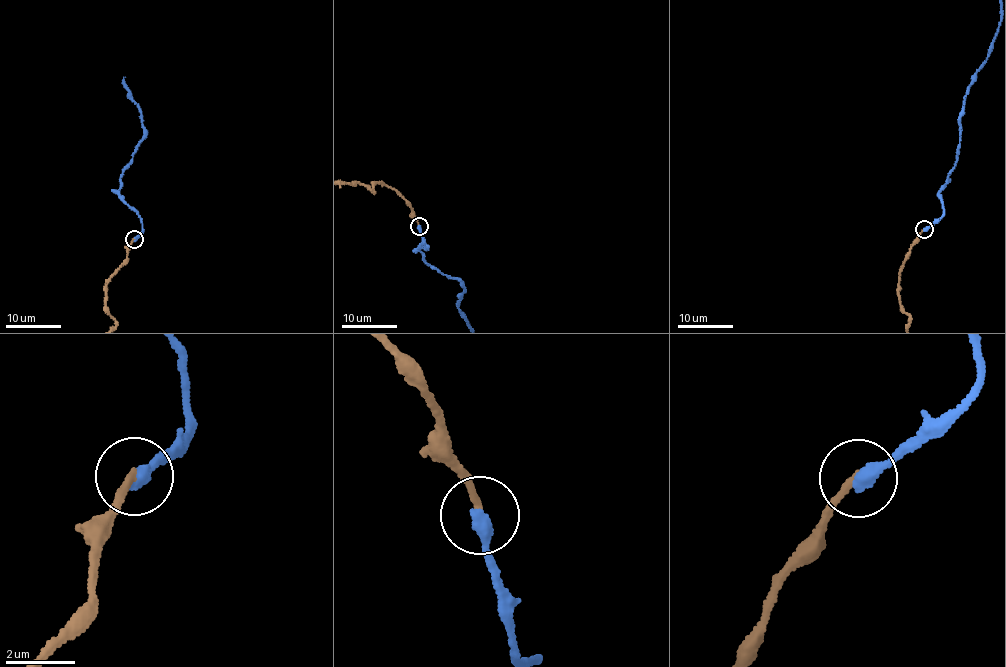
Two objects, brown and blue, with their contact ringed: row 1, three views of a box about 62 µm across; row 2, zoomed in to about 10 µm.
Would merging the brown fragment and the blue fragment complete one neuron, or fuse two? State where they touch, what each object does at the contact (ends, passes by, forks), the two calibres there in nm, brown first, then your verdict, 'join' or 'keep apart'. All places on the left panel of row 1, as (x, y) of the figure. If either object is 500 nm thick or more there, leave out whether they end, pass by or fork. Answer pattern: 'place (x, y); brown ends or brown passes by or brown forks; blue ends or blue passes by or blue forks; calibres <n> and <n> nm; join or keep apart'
place (134, 239); brown ends; blue ends; calibres 220 and 400 nm; keep apart

